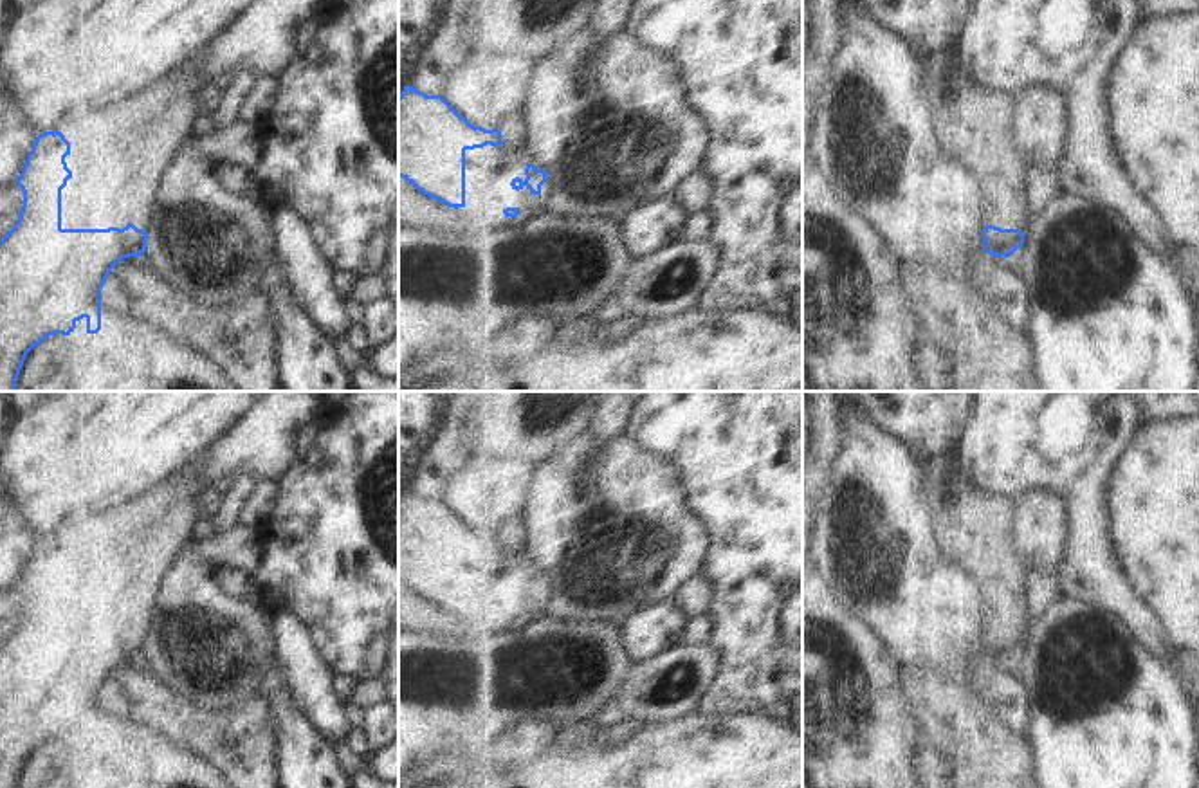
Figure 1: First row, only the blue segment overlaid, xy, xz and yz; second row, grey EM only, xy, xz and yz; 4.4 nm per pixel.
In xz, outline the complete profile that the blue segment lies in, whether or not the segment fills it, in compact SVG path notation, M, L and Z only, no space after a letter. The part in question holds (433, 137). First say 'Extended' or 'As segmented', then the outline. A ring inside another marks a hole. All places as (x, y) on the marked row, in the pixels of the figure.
As segmented. M409 85L398 96L398 177L424 195L465 207L465 151L501 146L498 128L471 124L442 96Z

